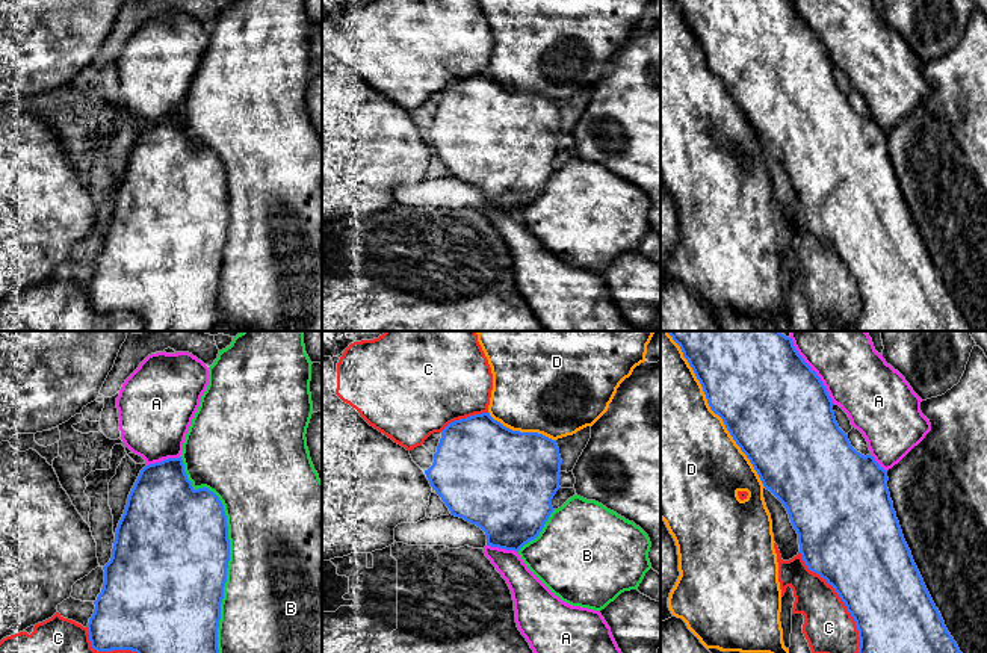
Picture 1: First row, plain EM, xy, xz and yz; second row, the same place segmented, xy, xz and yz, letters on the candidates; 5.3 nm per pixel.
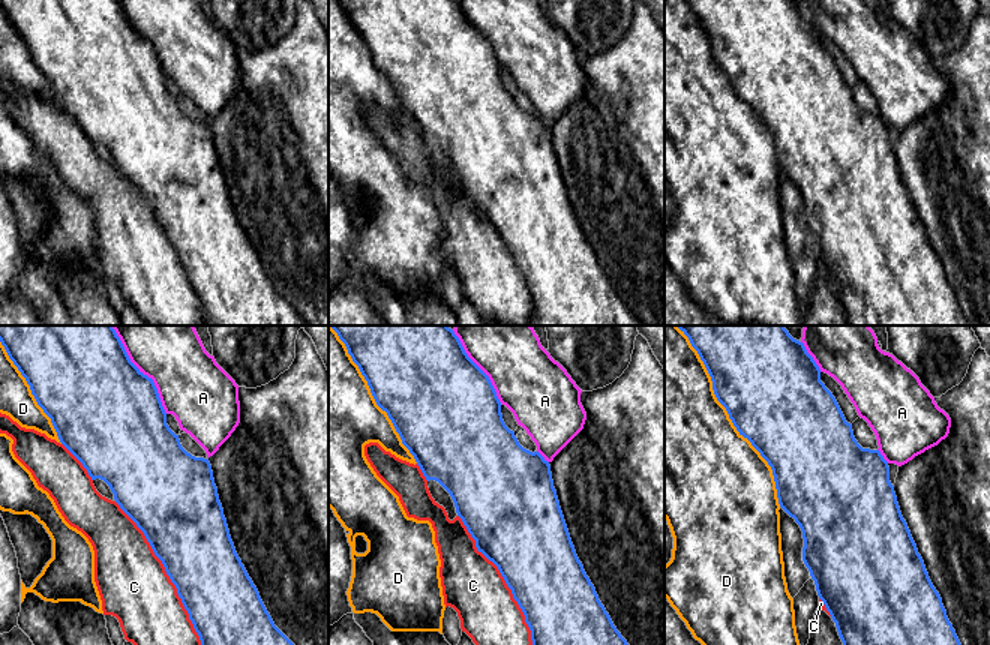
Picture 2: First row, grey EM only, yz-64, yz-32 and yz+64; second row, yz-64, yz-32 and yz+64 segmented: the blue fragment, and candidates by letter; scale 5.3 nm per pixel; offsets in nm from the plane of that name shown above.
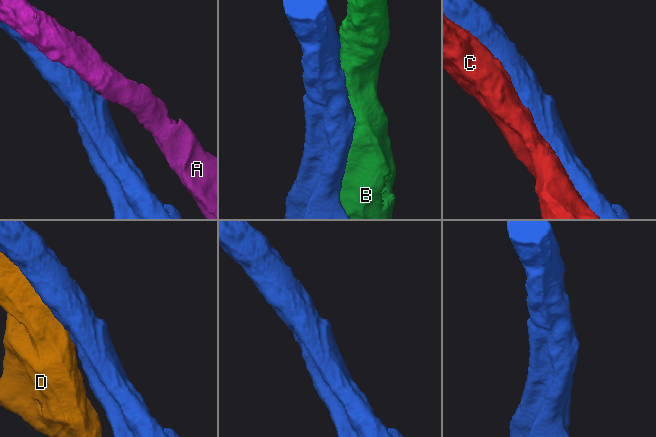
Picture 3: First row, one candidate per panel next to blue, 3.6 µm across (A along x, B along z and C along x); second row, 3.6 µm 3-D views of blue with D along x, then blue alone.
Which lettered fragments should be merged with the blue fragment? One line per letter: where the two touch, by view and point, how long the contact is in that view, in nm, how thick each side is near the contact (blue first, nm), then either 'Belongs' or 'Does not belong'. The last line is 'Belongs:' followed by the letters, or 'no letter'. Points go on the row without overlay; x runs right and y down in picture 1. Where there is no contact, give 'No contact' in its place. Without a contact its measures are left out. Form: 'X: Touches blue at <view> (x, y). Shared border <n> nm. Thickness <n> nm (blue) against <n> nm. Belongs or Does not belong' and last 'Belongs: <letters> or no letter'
A: Touches blue at yz (815, 34). Shared border 420 nm. Thickness 500 nm (blue) against 340 nm. Does not belong
B: Touches blue at xy (228, 212). Shared border 1100 nm. Thickness 500 nm (blue) against 500 nm. Does not belong
C: Touches blue at yz (847, 269). Shared border 700 nm. Thickness 440 nm (blue) against 280 nm. Does not belong
D: Touches blue at yz (715, 74). Shared border 950 nm. Thickness 480 nm (blue) against 500 nm. Does not belong
Belongs: no letter

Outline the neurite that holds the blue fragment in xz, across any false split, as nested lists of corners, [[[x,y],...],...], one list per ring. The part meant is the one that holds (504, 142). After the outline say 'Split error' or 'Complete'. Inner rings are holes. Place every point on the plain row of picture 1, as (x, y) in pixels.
[[[482,74],[455,82],[441,92],[434,124],[425,136],[452,177],[485,193],[487,207],[518,213],[540,197],[553,174],[561,125],[555,101],[512,92]]]. Complete

